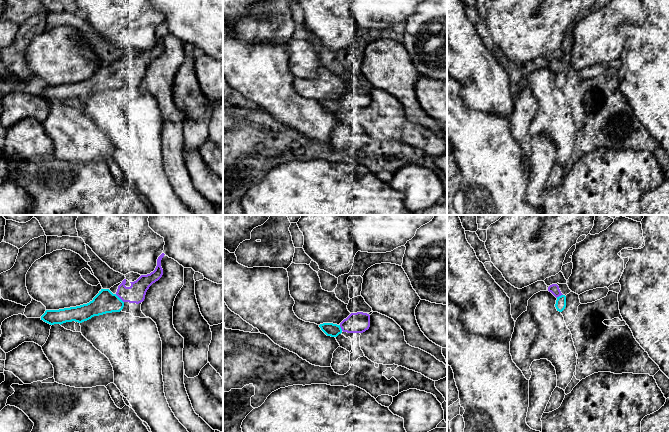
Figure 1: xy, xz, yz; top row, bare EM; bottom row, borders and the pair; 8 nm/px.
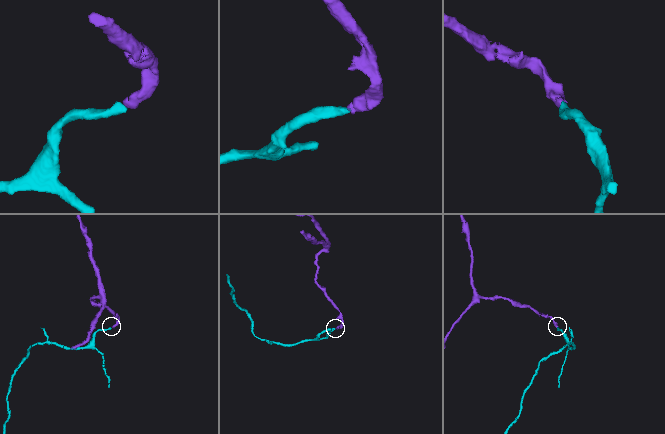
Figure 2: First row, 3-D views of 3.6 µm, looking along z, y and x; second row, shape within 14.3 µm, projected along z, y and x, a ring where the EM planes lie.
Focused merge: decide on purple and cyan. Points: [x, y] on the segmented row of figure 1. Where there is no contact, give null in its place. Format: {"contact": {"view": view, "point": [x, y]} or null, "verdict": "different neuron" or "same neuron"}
{"contact": {"view": "xy", "point": [119, 297]}, "verdict": "same neuron"}

